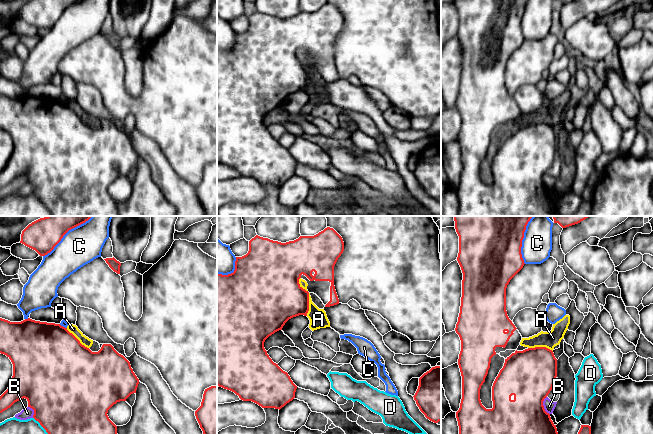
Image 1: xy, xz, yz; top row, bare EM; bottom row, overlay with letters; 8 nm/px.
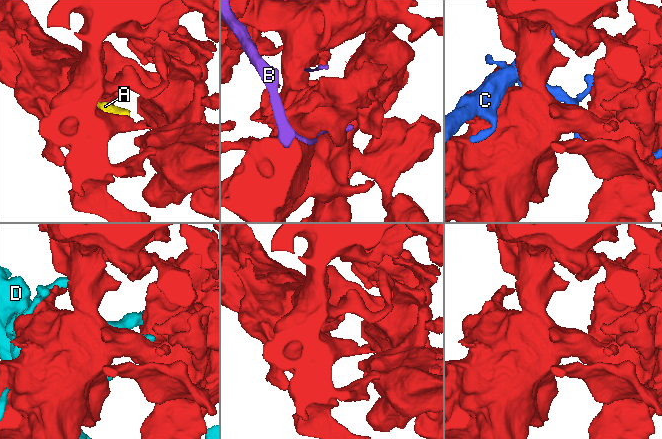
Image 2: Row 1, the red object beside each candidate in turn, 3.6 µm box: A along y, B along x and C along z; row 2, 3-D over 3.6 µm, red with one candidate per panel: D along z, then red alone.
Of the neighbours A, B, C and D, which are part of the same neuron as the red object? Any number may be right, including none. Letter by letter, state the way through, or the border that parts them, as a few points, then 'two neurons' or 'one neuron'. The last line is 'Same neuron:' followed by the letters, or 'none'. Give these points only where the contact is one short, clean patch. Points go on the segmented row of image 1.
A: two neurons
B: two neurons
C: two neurons
D: two neurons
Same neuron: none

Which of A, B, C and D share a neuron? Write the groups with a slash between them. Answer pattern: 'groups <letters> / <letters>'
groups A / B / C / D

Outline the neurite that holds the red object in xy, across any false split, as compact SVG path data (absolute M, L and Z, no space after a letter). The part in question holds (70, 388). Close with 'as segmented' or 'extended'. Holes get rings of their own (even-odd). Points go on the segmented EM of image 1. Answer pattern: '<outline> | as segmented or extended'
M0 318L0 353L6 355L13 364L12 380L0 396L0 413L25 398L28 407L34 410L33 418L48 434L117 434L117 426L109 419L108 410L136 393L139 384L130 362L111 344L103 344L98 352L92 352L60 324L30 318L21 322Z | as segmented

